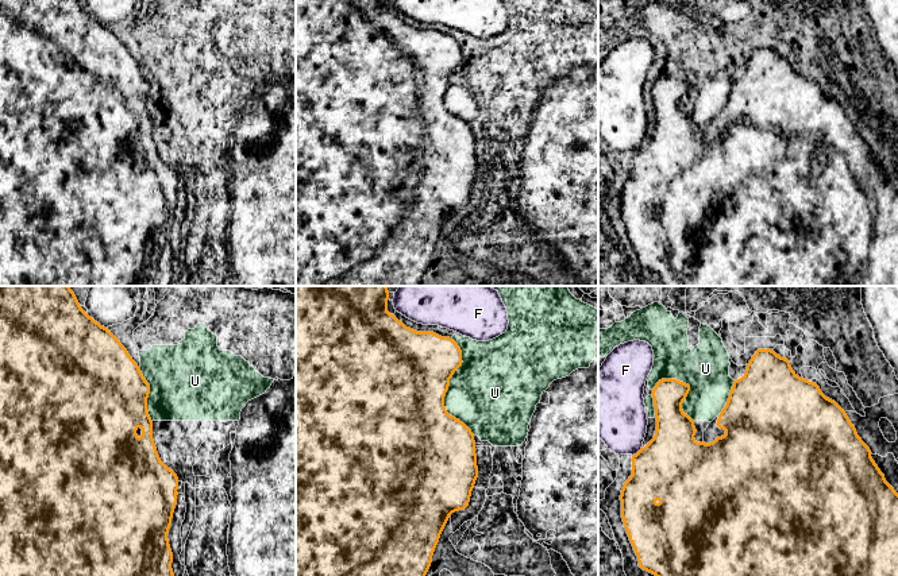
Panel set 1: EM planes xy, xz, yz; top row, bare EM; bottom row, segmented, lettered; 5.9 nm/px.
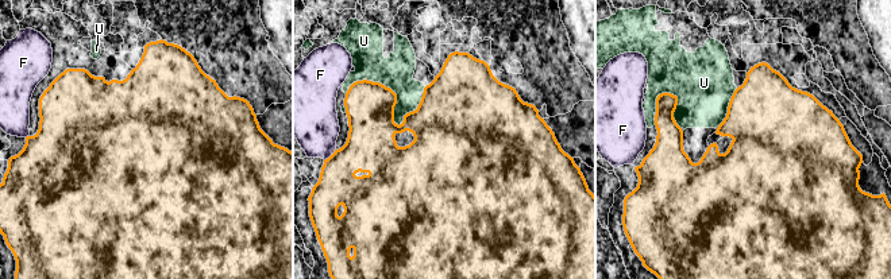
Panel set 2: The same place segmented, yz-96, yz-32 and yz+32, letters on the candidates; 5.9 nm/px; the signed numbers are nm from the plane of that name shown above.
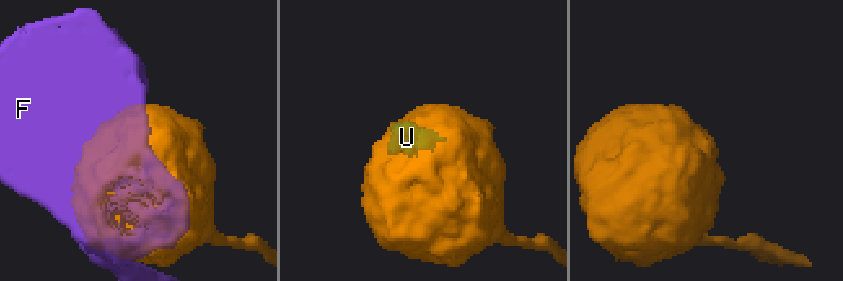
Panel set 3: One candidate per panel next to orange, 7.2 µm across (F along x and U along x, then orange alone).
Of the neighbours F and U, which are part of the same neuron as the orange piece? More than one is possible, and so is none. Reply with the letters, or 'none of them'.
U

